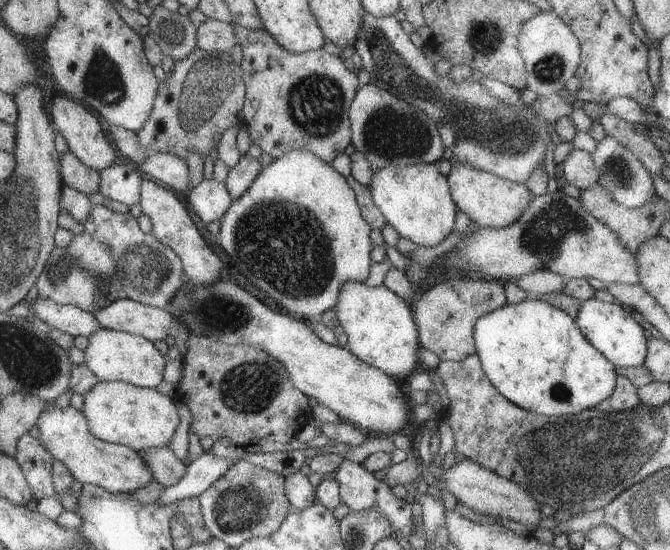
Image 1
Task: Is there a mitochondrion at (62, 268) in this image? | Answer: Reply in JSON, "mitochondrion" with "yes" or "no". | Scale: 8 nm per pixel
{"mitochondrion":"yes"}

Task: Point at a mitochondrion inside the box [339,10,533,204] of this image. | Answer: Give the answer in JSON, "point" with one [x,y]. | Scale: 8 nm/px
{"point":[397,132]}

